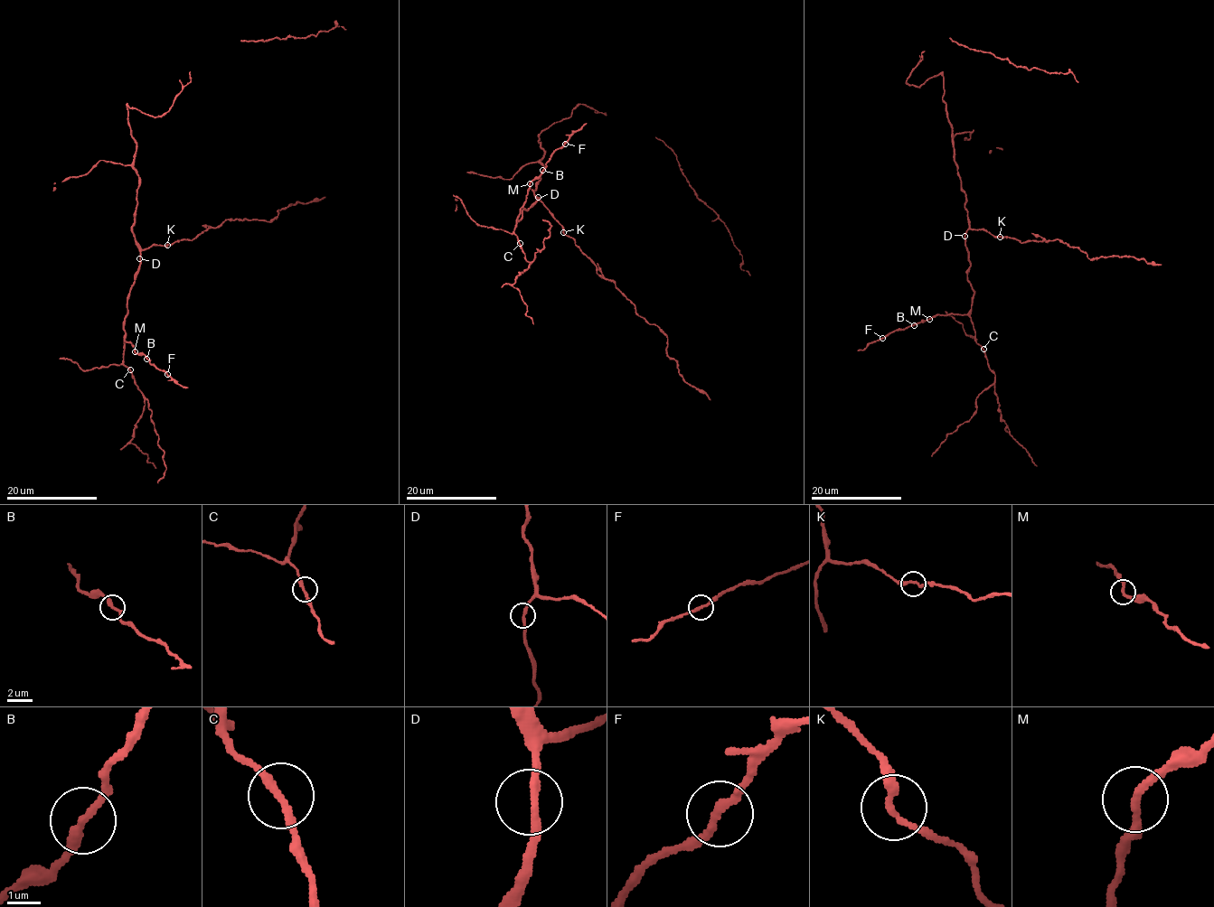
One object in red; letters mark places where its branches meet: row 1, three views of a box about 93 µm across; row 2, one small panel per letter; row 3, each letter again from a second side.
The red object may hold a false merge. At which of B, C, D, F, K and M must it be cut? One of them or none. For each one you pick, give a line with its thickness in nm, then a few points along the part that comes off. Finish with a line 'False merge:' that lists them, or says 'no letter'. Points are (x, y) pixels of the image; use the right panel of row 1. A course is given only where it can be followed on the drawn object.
False merge: no letter

